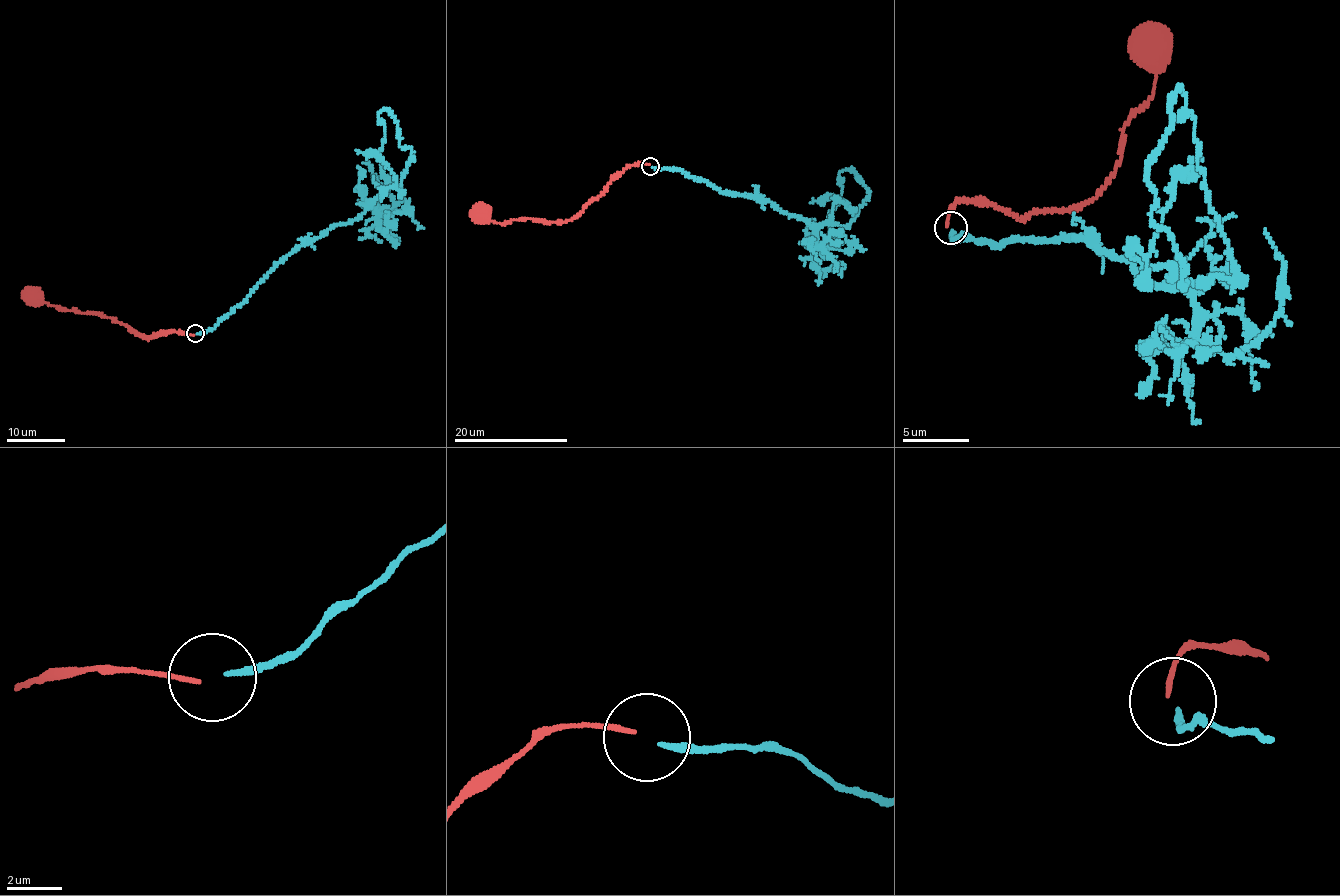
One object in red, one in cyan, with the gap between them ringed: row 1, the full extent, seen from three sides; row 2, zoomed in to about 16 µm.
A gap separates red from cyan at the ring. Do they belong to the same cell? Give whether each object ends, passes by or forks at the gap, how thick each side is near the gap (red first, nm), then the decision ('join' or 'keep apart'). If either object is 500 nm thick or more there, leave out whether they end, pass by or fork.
red ends there; cyan ends there; 160 nm thick on the red side, 200 nm on the other; join

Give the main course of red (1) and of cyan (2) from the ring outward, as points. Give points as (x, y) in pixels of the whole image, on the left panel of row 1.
1: (193, 334), (173, 331), (149, 338), (101, 314), (49, 304), (38, 294), (25, 291)
2: (197, 332), (239, 306), (299, 246), (351, 222), (382, 193), (382, 110)

